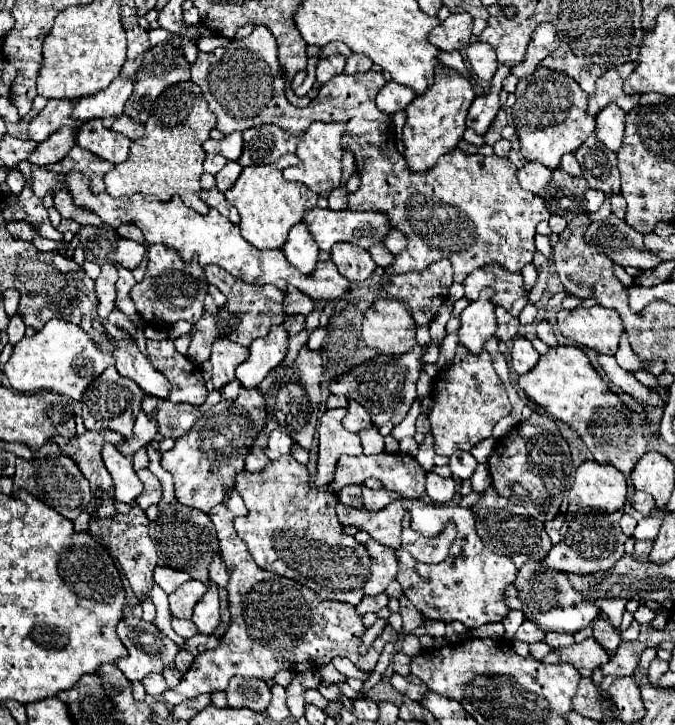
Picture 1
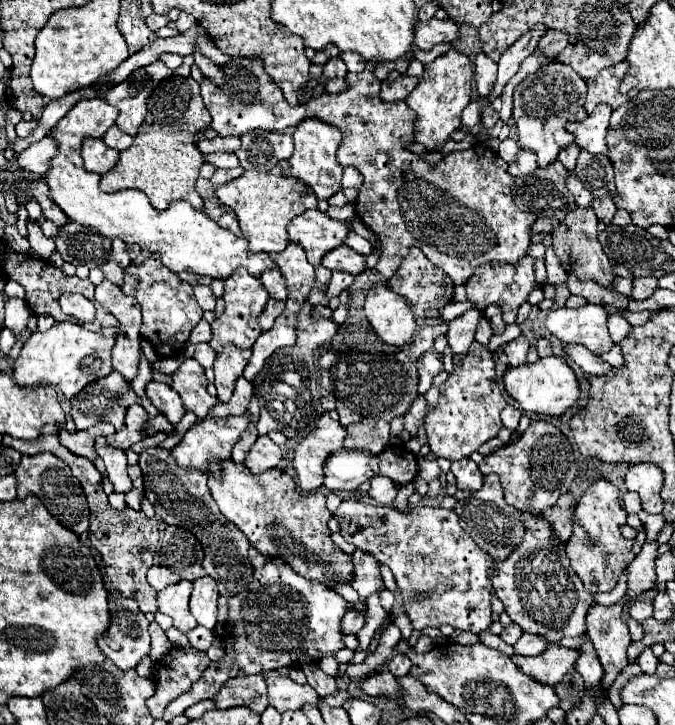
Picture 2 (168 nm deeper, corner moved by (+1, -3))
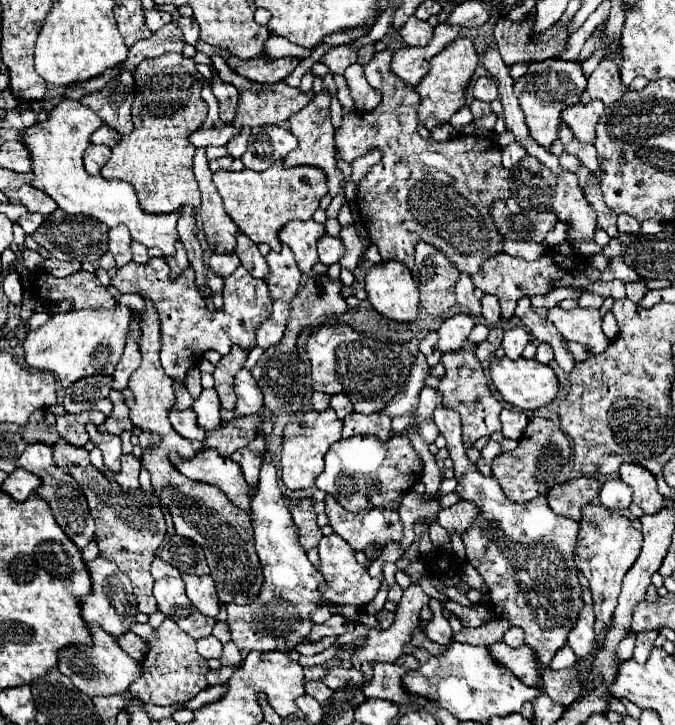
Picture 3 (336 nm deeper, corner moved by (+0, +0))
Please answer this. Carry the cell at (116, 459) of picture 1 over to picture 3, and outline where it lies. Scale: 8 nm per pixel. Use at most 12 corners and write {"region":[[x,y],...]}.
{"region":[[87,425],[89,437],[103,451],[111,473],[121,469],[121,437]]}

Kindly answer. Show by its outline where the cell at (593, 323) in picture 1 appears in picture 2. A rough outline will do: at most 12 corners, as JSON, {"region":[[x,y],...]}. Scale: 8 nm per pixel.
{"region":[[554,308],[546,328],[562,342],[608,352],[608,312]]}

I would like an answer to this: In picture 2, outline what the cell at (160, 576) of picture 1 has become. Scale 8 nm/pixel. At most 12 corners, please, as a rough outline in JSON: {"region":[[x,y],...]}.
{"region":[[152,566],[148,582],[154,590],[180,582],[168,568]]}

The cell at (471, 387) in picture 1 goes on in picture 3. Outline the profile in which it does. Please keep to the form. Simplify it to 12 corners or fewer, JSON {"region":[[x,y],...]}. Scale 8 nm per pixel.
{"region":[[477,345],[445,353],[443,405],[461,415],[463,441],[501,429]]}

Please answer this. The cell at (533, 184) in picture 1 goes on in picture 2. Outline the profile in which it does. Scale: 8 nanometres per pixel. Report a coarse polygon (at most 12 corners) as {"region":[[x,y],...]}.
{"region":[[520,148],[516,160],[508,164],[508,174],[532,174],[538,164],[534,154]]}

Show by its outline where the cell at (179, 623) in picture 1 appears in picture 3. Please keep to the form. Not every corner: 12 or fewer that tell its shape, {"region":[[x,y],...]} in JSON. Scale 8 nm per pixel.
{"region":[[213,635],[197,639],[201,657],[221,657],[221,641]]}

